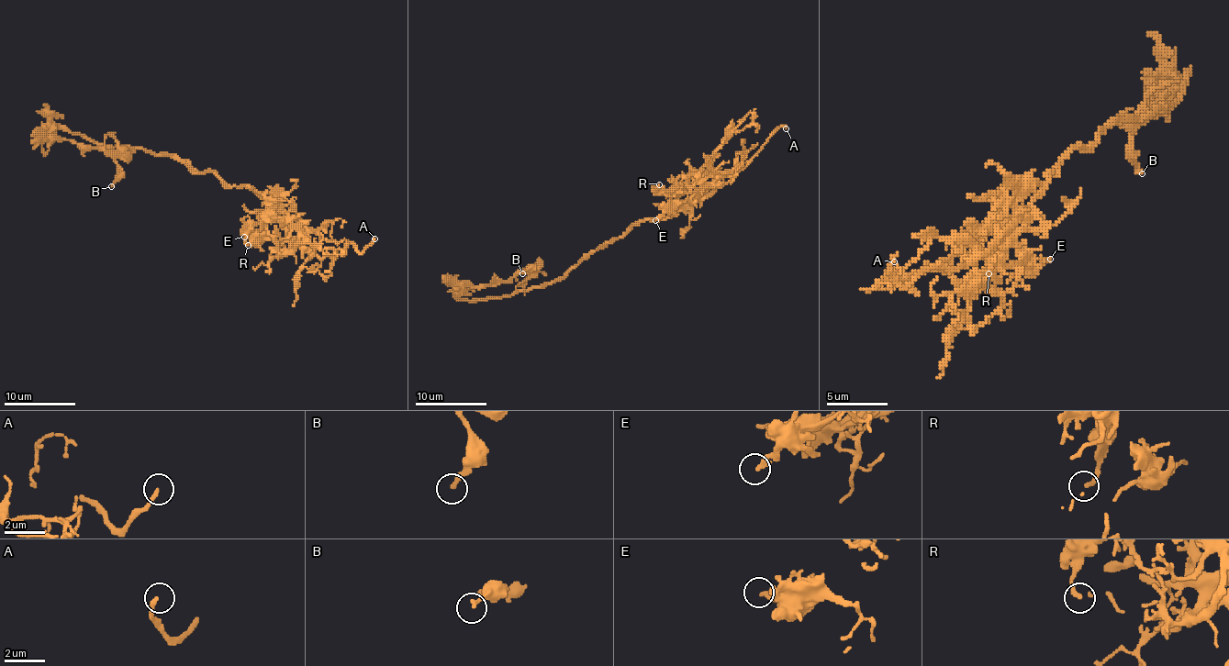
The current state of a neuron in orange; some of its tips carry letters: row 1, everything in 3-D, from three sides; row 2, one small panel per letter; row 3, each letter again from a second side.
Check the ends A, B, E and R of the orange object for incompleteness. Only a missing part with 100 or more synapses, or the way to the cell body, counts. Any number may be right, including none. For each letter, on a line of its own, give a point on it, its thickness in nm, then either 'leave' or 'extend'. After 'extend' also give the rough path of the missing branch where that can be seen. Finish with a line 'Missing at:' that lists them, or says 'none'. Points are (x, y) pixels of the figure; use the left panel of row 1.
A: at (374, 238); 200 nm thick; extend; missing branch runs (374, 238), (364, 224), (350, 220), (342, 213)
B: at (111, 186); 200 nm thick; leave
E: at (244, 237); 180 nm thick; leave
R: at (248, 245); 200 nm thick; leave
Missing at: A

